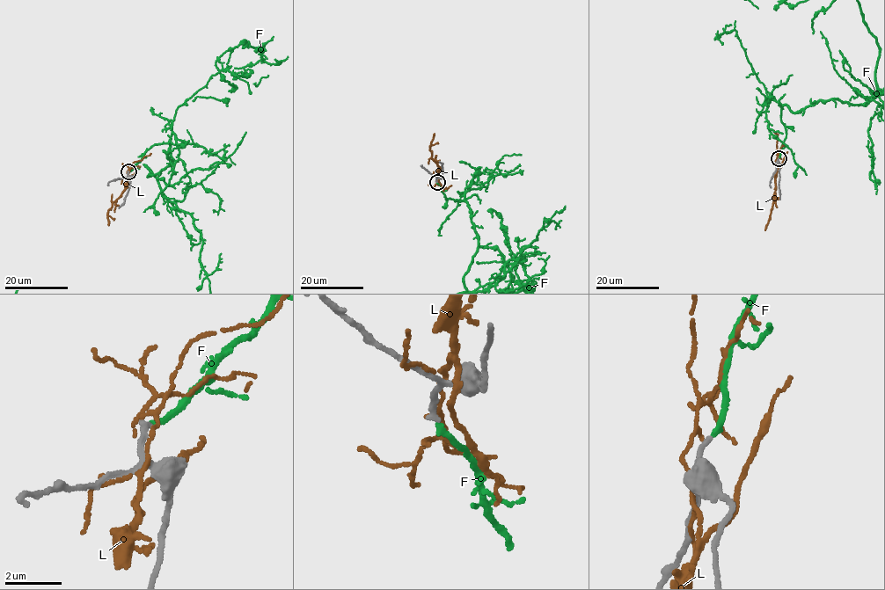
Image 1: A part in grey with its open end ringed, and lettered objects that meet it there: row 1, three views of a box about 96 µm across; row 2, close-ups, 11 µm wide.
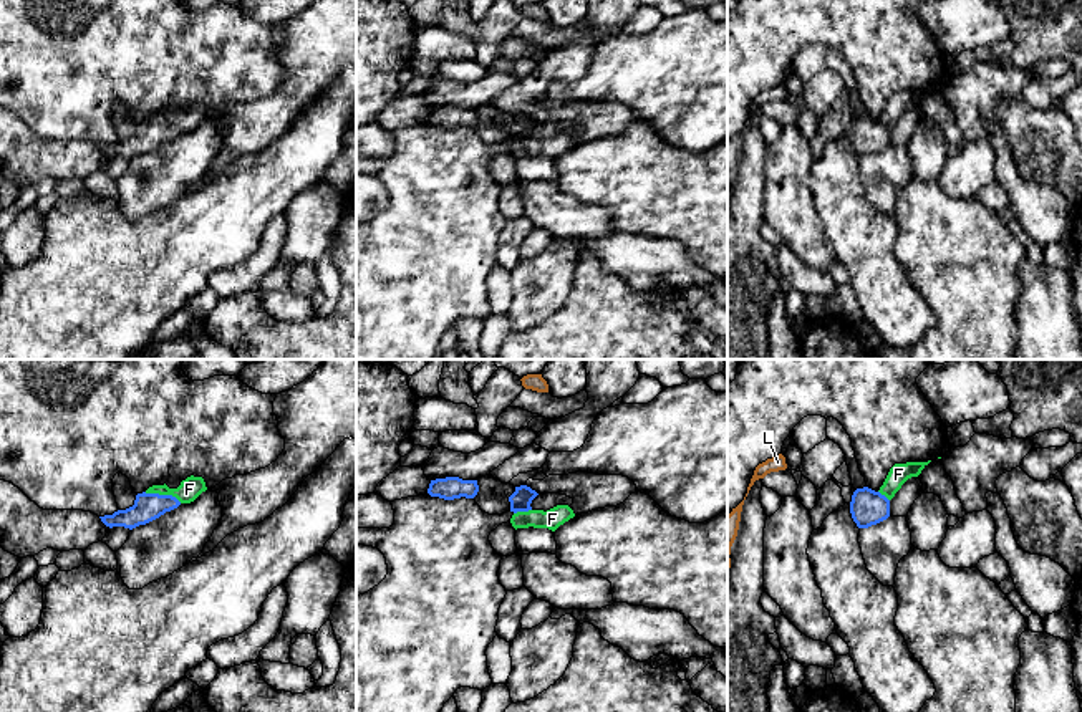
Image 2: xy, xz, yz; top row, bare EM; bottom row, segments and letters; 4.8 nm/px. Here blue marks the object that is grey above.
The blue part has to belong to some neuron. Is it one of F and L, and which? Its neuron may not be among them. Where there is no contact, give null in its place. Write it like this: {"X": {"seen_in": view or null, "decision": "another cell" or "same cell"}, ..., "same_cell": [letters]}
{"F": {"seen_in": "xy", "decision": "same cell"}, "L": {"seen_in": null, "decision": "another cell"}, "same_cell": ["F"]}

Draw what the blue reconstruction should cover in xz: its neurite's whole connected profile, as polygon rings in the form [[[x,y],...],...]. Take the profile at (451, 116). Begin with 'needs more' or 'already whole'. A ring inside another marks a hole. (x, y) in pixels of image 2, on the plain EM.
already whole; [[[446,106],[431,109],[427,123],[444,129],[474,127],[479,121],[477,109],[462,109],[459,106]]]

